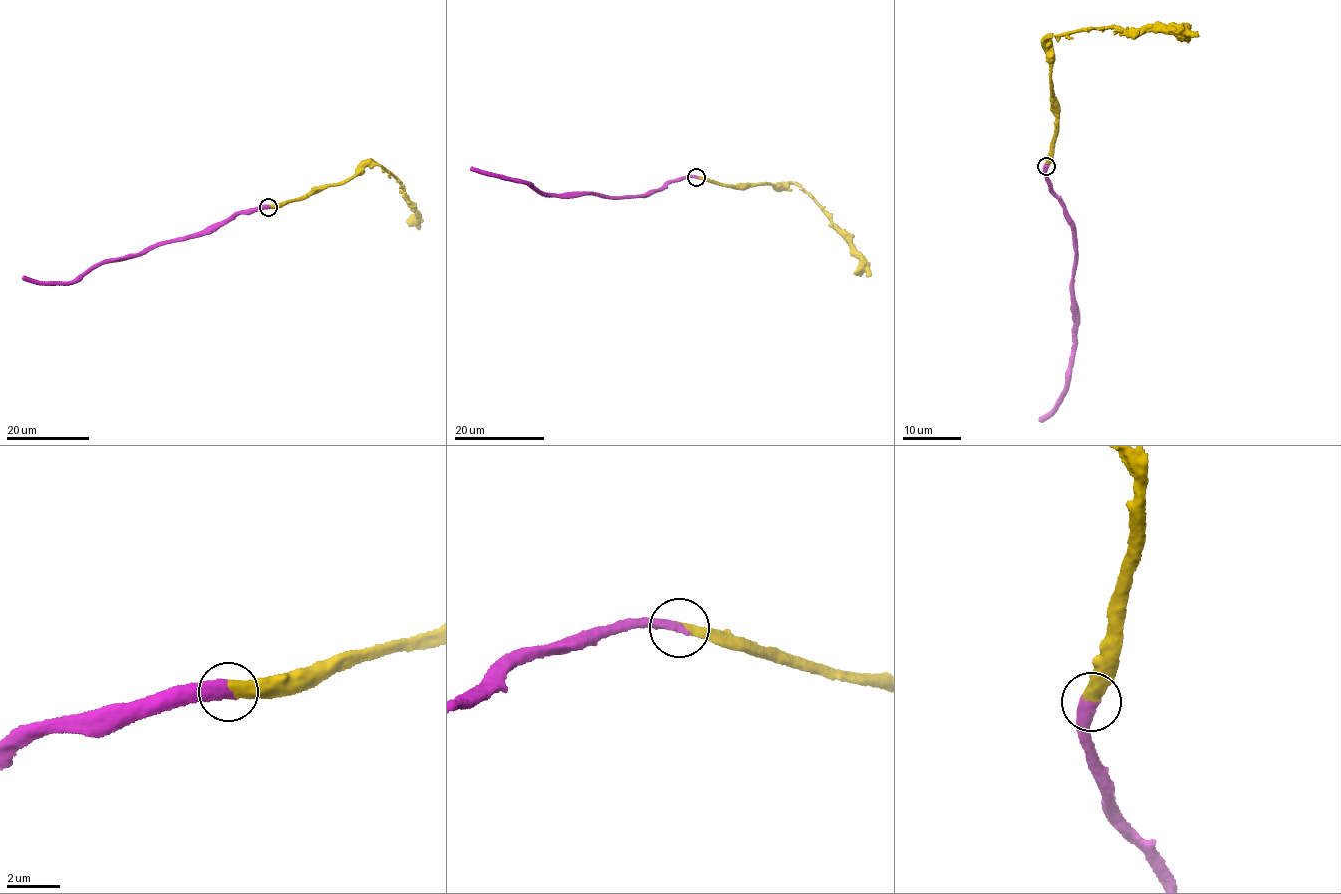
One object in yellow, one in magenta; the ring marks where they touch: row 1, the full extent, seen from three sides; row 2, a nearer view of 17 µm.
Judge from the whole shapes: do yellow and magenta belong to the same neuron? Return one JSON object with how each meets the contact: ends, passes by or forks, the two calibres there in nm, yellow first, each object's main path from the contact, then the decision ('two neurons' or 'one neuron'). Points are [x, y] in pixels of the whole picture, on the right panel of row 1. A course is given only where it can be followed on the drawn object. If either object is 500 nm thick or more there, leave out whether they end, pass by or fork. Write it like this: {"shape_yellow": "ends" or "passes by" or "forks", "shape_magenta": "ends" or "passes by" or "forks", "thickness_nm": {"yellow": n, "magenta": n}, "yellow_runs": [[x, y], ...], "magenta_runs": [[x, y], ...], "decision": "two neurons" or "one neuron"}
{"shape_yellow": "ends", "shape_magenta": "ends", "thickness_nm": {"yellow": 400, "magenta": 440}, "yellow_runs": [[1047, 165], [1058, 128], [1053, 110], [1052, 62], [1044, 45], [1047, 36], [1106, 26], [1184, 30], [1199, 35]], "magenta_runs": [[1047, 165], [1048, 187], [1071, 225], [1076, 258], [1070, 286], [1076, 302], [1064, 388], [1047, 417], [1039, 418]], "decision": "one neuron"}

